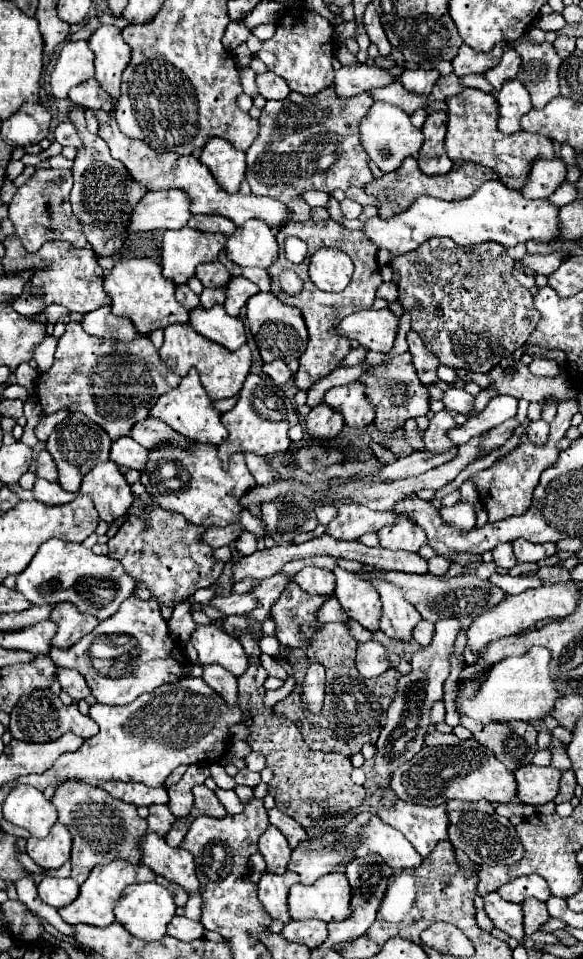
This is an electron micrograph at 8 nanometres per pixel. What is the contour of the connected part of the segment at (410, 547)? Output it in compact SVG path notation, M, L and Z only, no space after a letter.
M399 515L399 523L393 527L385 527L379 533L381 547L385 549L403 549L403 551L419 551L427 543L427 535L421 527L409 521L405 515Z

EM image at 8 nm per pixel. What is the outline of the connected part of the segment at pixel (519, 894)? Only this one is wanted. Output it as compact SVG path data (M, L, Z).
M525 875L509 881L499 889L499 895L511 903L523 903L527 897L535 897L539 901L547 901L551 897L545 879L539 875Z

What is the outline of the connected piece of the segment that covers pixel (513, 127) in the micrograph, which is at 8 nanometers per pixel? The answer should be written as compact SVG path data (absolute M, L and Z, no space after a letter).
M507 81L503 89L497 93L499 103L499 131L505 135L521 131L519 119L533 109L529 91L517 81Z

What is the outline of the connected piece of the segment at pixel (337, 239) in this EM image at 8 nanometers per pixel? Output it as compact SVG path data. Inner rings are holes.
M311 219L305 222L291 221L291 223L287 223L285 227L279 229L279 233L277 233L277 243L279 247L279 259L267 269L269 275L271 275L271 283L273 283L273 291L271 291L271 293L273 293L277 299L281 299L283 303L301 309L303 319L305 319L305 323L307 323L307 329L309 329L309 345L307 345L303 357L299 359L299 369L297 369L297 373L295 373L295 385L297 385L301 391L309 391L313 383L317 383L319 379L327 377L331 371L335 371L337 367L341 367L341 365L343 365L343 359L345 359L347 353L351 351L351 341L349 341L347 337L341 337L341 335L335 331L337 325L339 325L347 315L351 315L351 313L357 313L357 311L361 311L361 309L371 309L371 305L373 305L373 301L375 301L375 291L377 291L377 287L383 283L383 281L381 281L381 275L379 275L379 263L377 263L377 245L373 245L373 243L365 237L365 233L361 233L360 230L345 229L343 225L335 223L333 219L327 221L325 225L315 223L315 221L311 221ZM287 237L299 237L299 239L303 239L303 241L307 243L309 253L307 253L307 259L305 259L303 263L295 265L295 263L287 261L285 251L283 251L283 243L285 243ZM321 247L337 247L337 249L345 251L345 253L351 257L353 265L355 265L355 273L353 273L353 277L351 277L351 283L343 289L343 293L325 293L325 291L319 291L319 289L311 283L311 279L307 277L309 259L311 259L311 255L313 255L317 249L321 249ZM283 269L291 269L291 271L295 271L295 273L299 275L299 279L303 281L301 293L297 293L297 295L287 295L287 293L283 293L283 289L279 287L279 273L281 273Z

